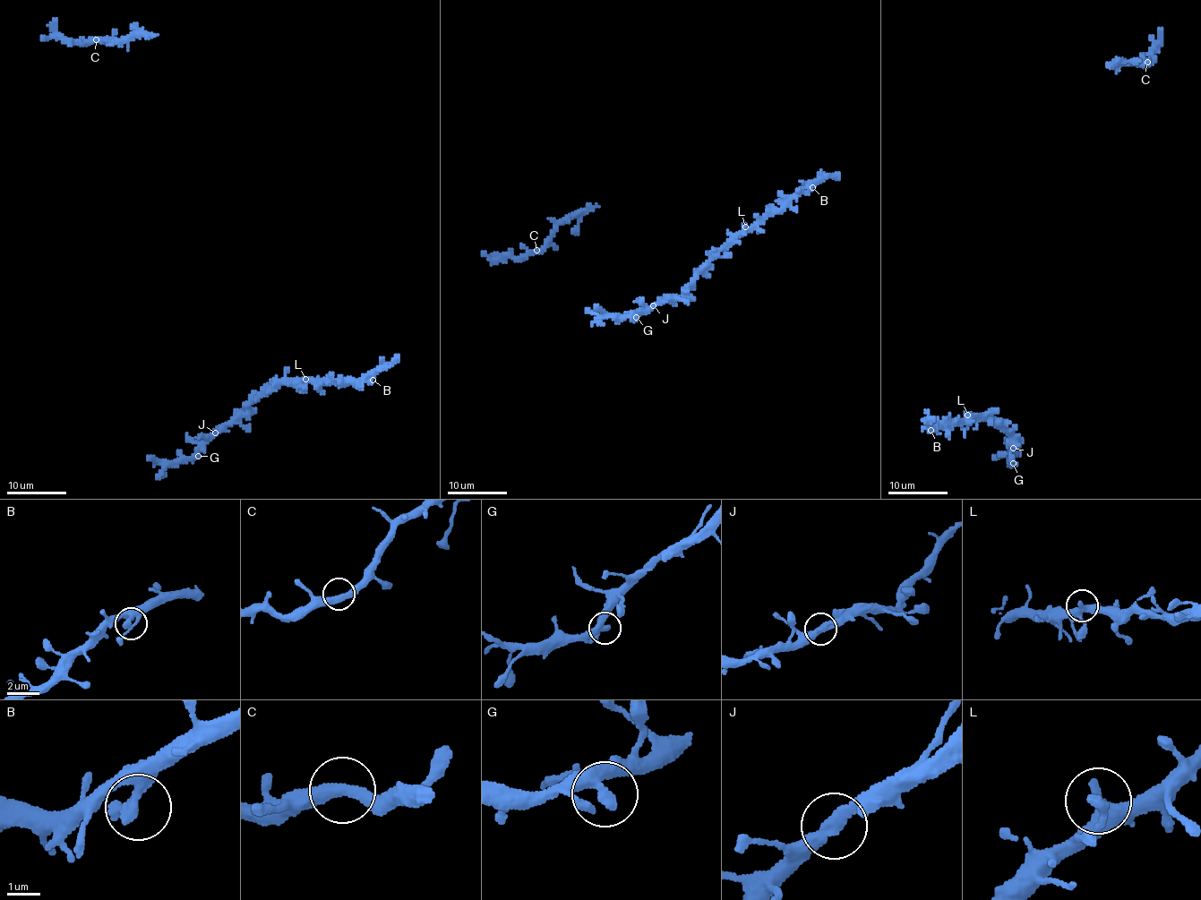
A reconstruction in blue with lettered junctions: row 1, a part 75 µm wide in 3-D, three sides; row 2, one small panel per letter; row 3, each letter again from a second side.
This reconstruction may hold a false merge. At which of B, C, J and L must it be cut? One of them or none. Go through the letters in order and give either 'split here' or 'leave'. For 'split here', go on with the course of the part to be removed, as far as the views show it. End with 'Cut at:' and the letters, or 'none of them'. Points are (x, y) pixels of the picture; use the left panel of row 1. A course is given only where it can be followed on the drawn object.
B: leave
C: leave
J: leave
L: leave
Cut at: none of them

